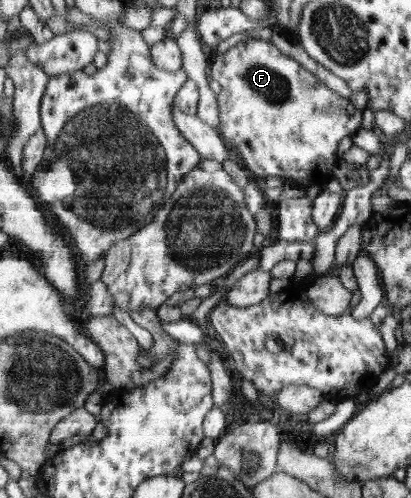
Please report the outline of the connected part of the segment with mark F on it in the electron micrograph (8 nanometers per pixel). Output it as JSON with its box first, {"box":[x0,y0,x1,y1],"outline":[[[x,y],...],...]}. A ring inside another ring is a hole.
{"box":[208,40,362,186],"outline":[[[246,40],[244,44],[230,47],[221,56],[213,56],[208,74],[222,88],[218,97],[222,138],[236,147],[253,175],[278,176],[302,186],[323,186],[332,180],[332,172],[342,158],[338,154],[340,142],[344,138],[352,138],[362,122],[362,112],[356,110],[348,98],[335,94],[322,80],[306,70],[298,58],[282,54],[282,50],[278,50],[278,46],[270,40]]]}

